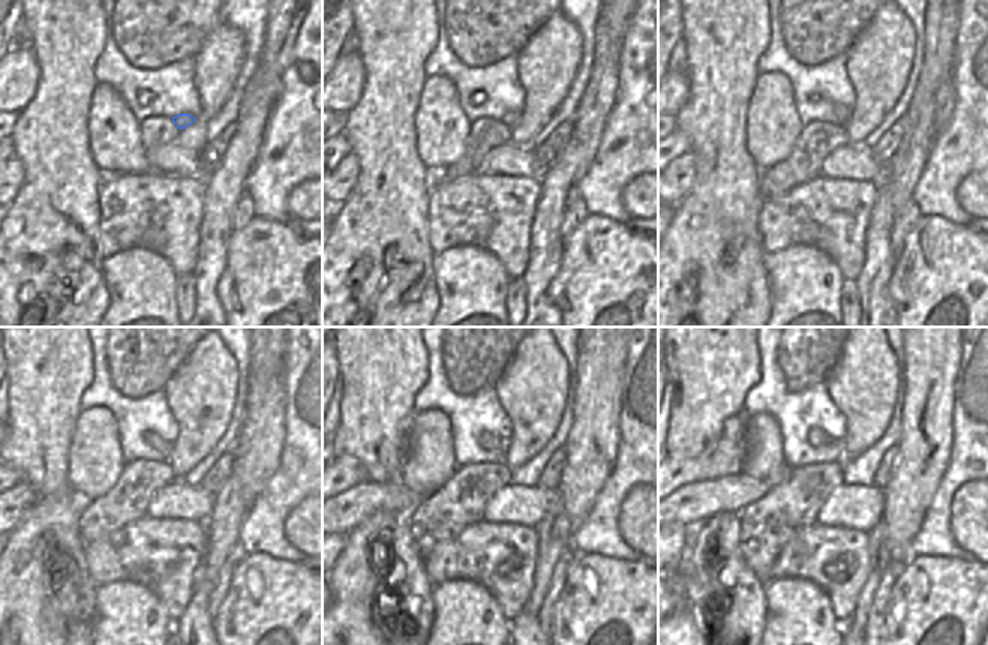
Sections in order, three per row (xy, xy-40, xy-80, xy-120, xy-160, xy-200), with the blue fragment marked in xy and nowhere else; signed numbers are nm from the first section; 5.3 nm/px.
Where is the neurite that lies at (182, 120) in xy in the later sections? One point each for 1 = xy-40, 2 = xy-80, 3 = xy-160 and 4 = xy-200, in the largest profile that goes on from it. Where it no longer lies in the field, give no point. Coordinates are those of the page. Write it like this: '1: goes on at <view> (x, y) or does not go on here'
1: goes on at xy-40 (510, 120)
2: goes on at xy-80 (843, 114)
3: goes on at xy-160 (488, 441)
4: goes on at xy-200 (816, 437)

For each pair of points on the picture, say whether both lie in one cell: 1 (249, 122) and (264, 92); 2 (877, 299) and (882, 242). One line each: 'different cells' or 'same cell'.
1: same cell
2: same cell

